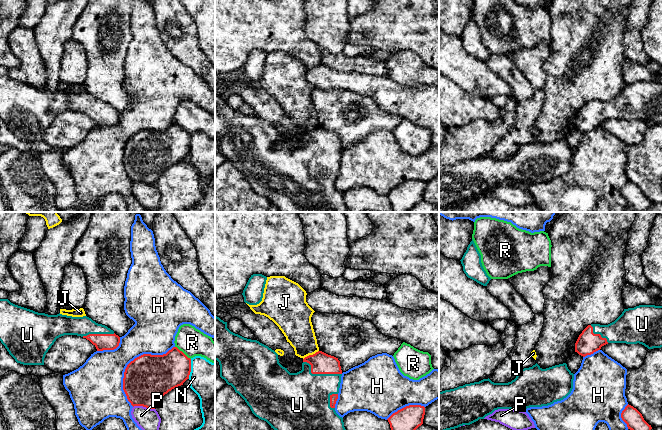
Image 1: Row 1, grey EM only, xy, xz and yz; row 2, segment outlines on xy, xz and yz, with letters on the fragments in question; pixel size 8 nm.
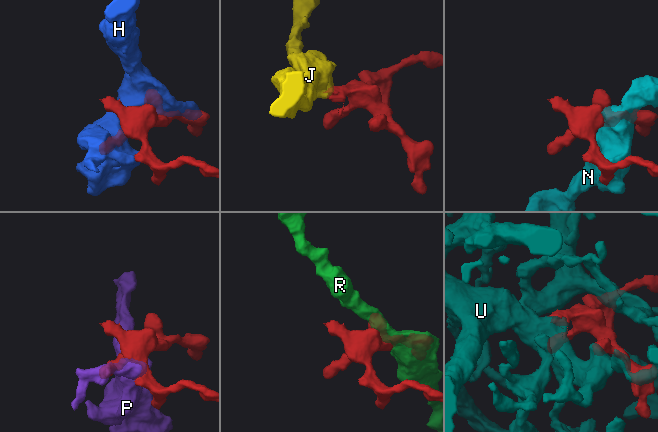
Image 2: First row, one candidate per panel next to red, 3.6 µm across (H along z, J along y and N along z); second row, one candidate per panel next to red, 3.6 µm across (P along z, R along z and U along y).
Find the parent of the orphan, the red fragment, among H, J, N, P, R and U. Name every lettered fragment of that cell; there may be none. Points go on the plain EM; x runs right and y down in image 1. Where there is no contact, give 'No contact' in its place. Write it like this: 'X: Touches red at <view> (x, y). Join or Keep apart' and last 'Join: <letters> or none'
H: Touches red at xy (130, 138). Keep apart
J: Touches red at xz (310, 131). Keep apart
N: Touches red at xy (190, 145). Keep apart
P: Touches red at xy (144, 182). Keep apart
R: Touches red at xy (182, 128). Keep apart
U: Touches red at xz (319, 149). Join
Join: U

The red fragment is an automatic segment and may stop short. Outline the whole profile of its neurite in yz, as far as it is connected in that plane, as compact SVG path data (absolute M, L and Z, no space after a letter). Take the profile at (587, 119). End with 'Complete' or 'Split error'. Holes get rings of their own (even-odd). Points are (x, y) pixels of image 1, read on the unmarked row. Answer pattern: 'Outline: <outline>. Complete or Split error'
Outline: M639 81L624 85L622 90L608 101L588 101L575 119L575 128L585 133L608 119L642 120L648 125L663 123L663 82Z. Split error

